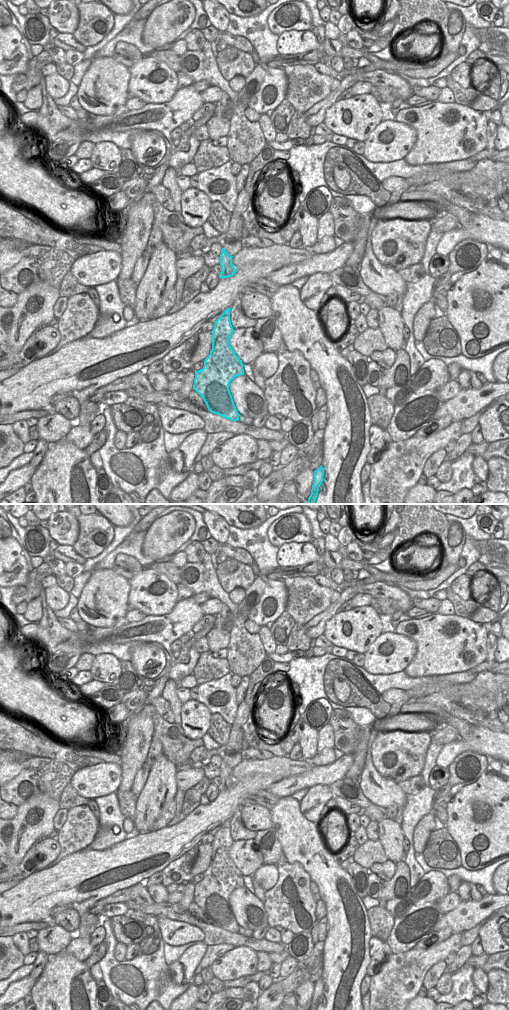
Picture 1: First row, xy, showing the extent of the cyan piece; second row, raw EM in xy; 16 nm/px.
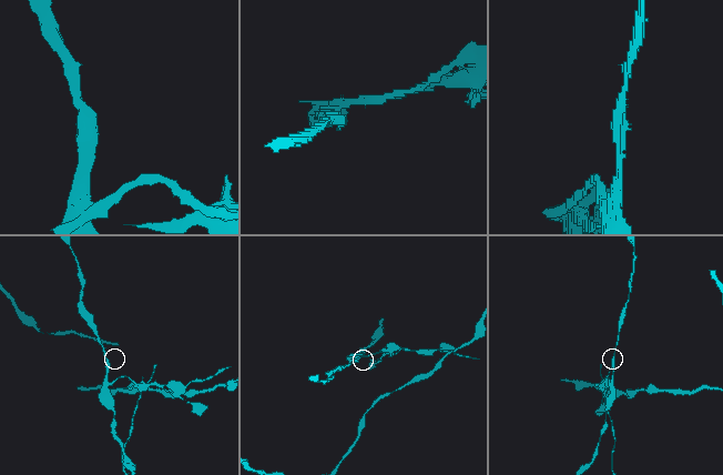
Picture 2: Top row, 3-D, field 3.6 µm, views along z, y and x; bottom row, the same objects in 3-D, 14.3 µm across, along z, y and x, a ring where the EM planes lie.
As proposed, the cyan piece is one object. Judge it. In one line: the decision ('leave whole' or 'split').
split

